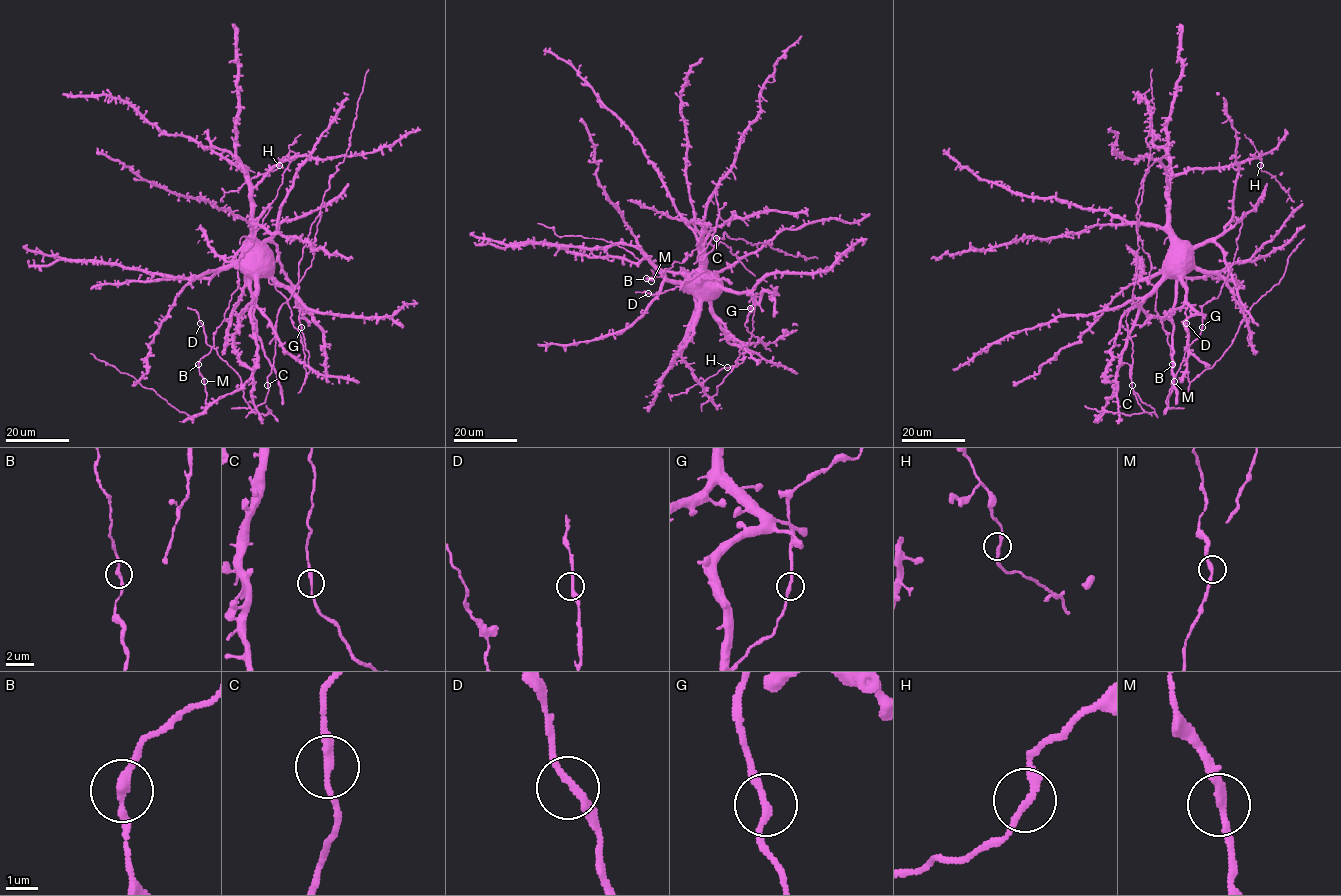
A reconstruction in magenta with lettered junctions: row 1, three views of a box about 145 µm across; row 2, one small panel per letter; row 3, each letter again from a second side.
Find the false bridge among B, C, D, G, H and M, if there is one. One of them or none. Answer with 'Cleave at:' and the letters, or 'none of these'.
Cleave at: none of these

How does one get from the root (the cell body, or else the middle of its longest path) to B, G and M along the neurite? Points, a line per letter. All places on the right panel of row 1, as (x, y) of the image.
B: (1166, 260), (1167, 180), (1155, 161), (1136, 201), (1137, 235), (1151, 262), (1147, 281), (1172, 363)
G: (1166, 260), (1182, 280), (1186, 302), (1204, 314), (1202, 327)
M: (1166, 260), (1167, 180), (1155, 161), (1136, 201), (1137, 235), (1151, 262), (1147, 281), (1156, 292), (1174, 381)

